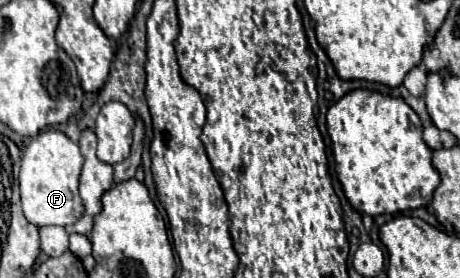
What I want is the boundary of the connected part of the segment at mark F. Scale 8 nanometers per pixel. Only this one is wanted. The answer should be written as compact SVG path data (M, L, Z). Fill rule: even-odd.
M59 130L41 132L37 138L29 142L29 146L23 152L19 188L23 214L31 224L43 228L43 226L69 226L77 222L77 218L83 214L77 190L81 166L83 156L79 152L79 146Z

